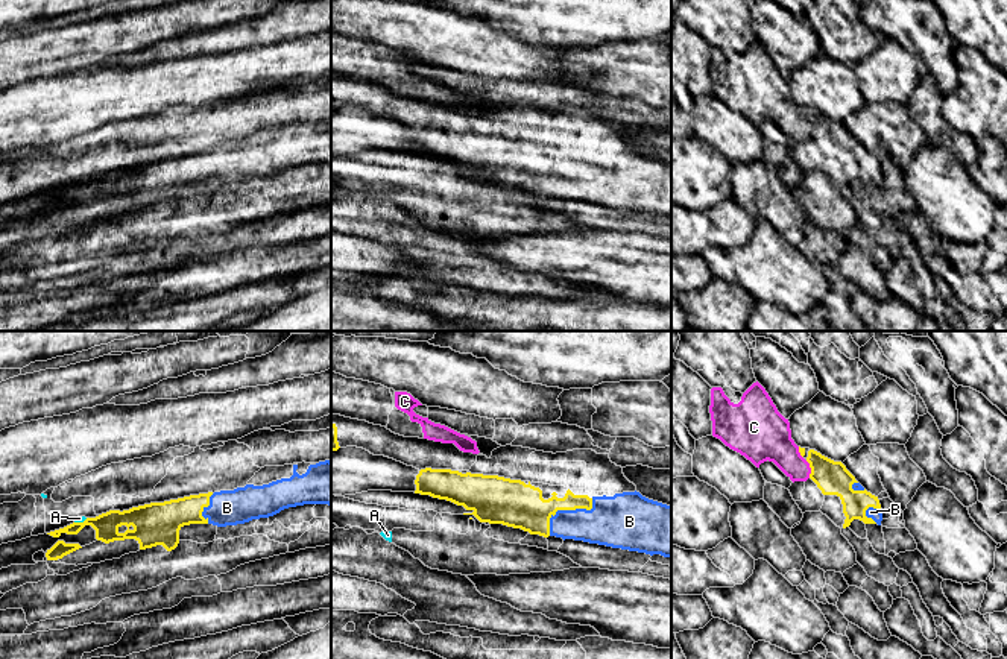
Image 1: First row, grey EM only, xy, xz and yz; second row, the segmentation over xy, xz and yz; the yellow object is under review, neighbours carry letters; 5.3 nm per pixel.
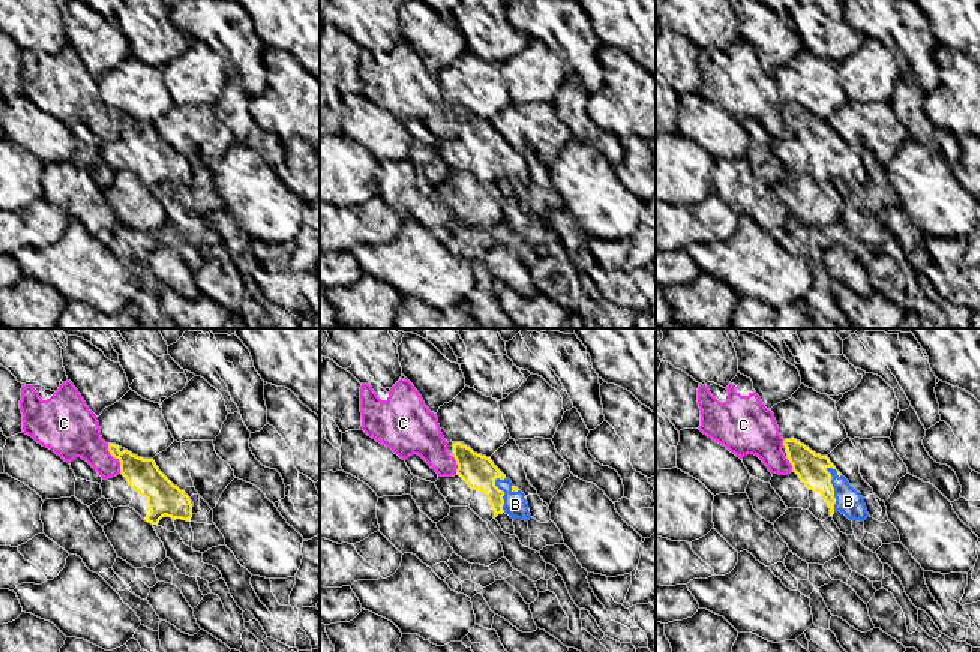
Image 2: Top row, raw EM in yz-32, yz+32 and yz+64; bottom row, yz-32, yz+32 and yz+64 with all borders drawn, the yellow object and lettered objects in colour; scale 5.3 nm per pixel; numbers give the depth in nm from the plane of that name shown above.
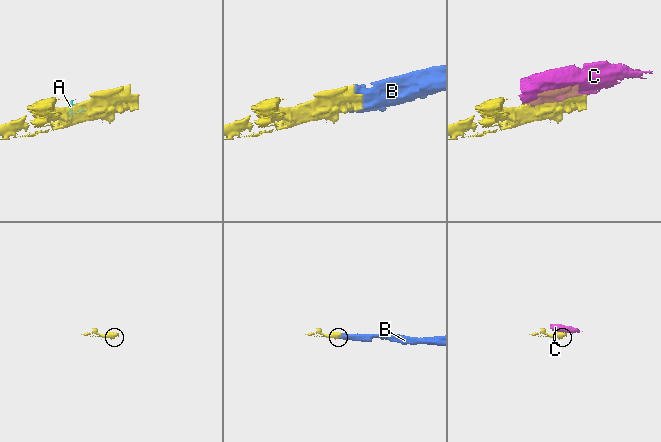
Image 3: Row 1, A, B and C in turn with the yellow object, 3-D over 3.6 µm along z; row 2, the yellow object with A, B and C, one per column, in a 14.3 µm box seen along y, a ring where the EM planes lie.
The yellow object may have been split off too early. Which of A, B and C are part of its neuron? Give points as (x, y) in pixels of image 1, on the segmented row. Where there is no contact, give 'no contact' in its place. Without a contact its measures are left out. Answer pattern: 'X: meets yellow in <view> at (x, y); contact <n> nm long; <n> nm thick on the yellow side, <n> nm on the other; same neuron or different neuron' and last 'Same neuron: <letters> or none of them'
A: meets yellow in xy at (81, 523); contact 80 nm long; 130 nm thick on the yellow side, 30 nm on the other; different neuron
B: meets yellow in xz at (567, 509); contact 300 nm long; 240 nm thick on the yellow side, 260 nm on the other; same neuron
C: meets yellow in yz at (811, 469); contact 100 nm long; 180 nm thick on the yellow side, 200 nm on the other; different neuron
Same neuron: B

